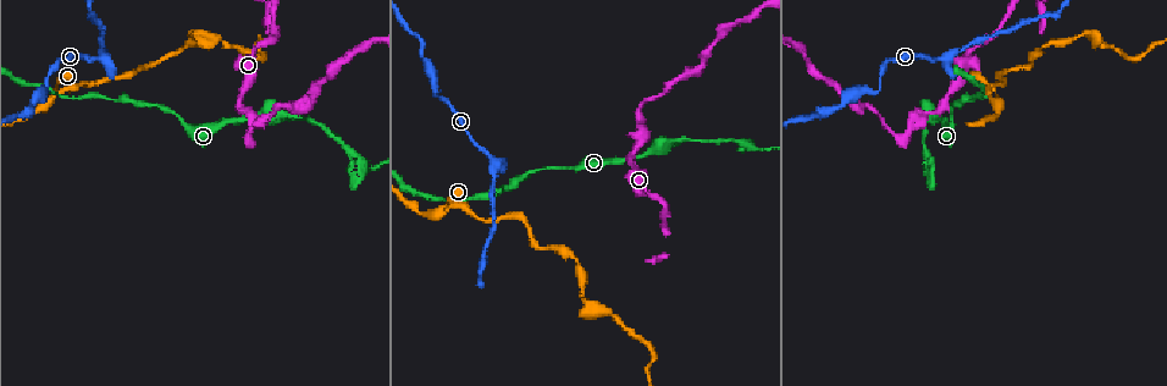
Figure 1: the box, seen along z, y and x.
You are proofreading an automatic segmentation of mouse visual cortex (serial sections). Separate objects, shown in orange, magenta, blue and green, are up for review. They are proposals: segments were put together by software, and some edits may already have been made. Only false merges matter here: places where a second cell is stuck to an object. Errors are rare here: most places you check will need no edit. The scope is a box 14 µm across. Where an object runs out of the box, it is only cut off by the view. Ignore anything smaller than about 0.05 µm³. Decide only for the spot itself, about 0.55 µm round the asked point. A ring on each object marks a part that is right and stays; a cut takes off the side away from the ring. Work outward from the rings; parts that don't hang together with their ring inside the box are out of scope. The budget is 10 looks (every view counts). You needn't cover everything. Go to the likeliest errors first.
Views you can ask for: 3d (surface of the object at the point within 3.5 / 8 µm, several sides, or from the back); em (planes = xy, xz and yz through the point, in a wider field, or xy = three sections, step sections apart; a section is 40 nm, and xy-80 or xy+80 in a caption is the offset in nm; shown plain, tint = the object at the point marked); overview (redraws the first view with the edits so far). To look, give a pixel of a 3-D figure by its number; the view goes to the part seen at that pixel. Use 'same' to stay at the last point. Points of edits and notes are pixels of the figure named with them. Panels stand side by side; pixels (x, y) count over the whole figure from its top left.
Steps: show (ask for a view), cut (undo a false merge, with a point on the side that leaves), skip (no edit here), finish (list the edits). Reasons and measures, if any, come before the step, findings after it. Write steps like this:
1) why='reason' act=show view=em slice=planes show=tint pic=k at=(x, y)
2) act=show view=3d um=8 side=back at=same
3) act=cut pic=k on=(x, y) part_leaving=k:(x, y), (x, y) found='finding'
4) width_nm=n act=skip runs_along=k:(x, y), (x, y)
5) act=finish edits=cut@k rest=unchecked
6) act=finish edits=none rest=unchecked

why='two arms in line, one across' act=show view=3d um=3.5 pic=1 at=(440, 214)

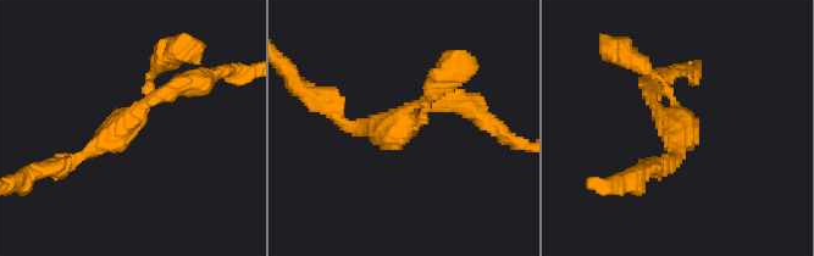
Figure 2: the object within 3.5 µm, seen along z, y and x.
arms=3 arm_widths_nm=200,200,250 why='shape alone is not enough' act=show view=em slice=xy step=3 show=tint pic=2 at=(674, 116)

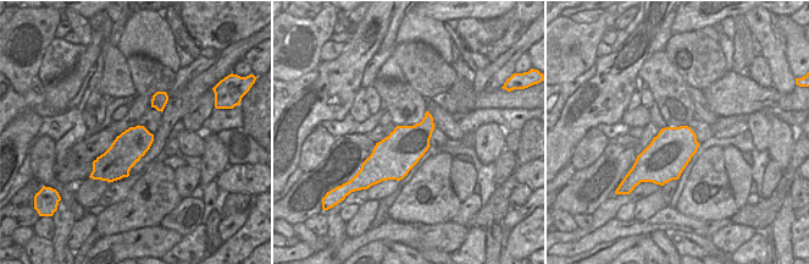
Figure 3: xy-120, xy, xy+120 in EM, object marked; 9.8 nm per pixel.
why='cut it another way' act=show view=em slice=xy step=2 show=tint at=same

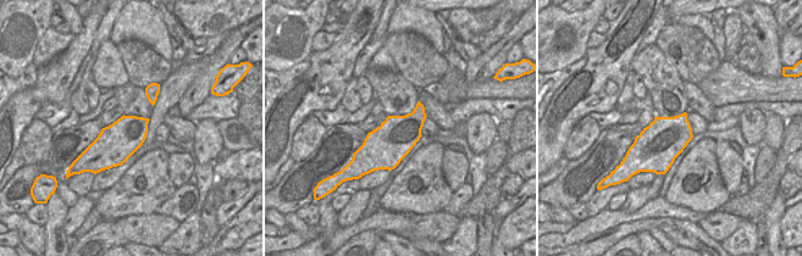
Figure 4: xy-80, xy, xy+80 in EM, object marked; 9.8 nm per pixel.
act=skip runs_along=2:(162, 60), (132, 116), (197, 83) found='continuous, no second cell'

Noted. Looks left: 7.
why='abrupt turn' act=show view=3d um=3.5 pic=1 at=(903, 138)

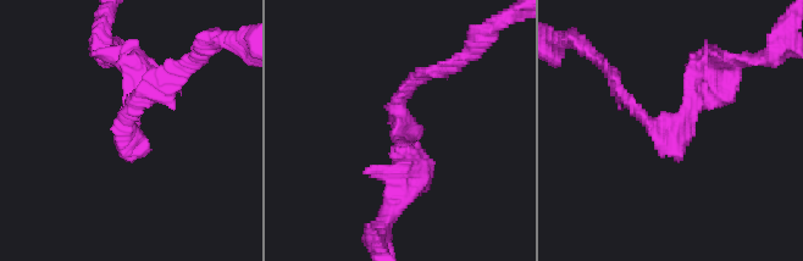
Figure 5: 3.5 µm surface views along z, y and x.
arm_widths_nm=150,250 why='shape alone is not enough' act=show view=em slice=xy step=3 show=tint pic=5 at=(675, 132)

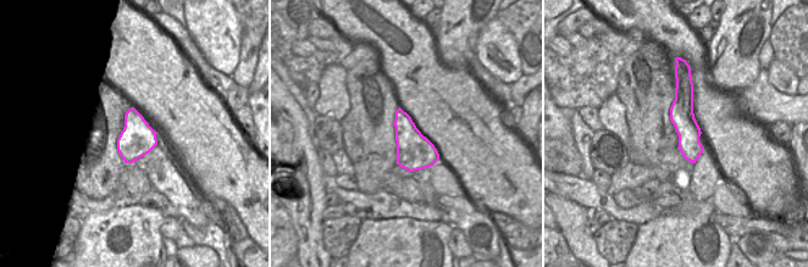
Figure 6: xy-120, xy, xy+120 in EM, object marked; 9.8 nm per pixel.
act=skip found='one cell here'

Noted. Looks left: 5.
why='three-way junction' act=show view=3d um=8 pic=1 at=(357, 162)

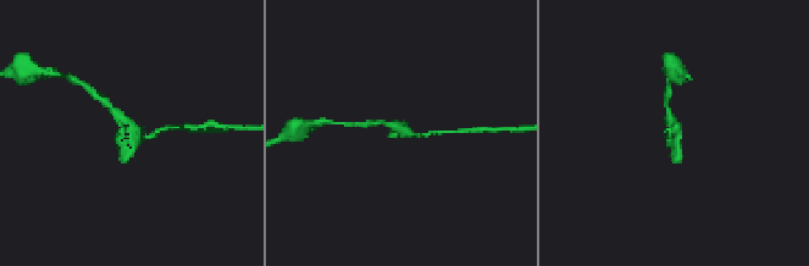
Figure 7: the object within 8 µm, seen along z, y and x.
why='need the tissue' act=show view=em slice=xy step=5 show=tint pic=7 at=(678, 129)

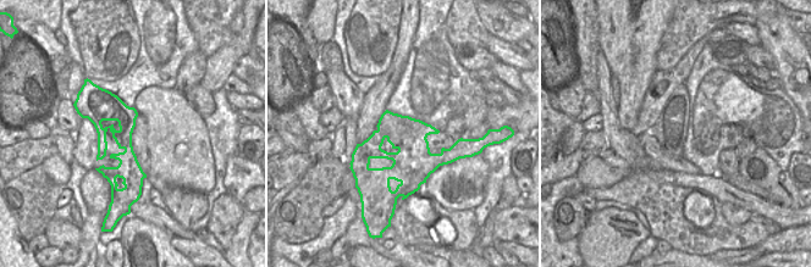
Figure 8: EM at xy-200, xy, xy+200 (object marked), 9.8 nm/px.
act=skip runs_along=7:(106, 103), (131, 125), (125, 158) found='one cell here'

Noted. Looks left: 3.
act=show view=3d um=3.5 pic=1 at=(436, 96)

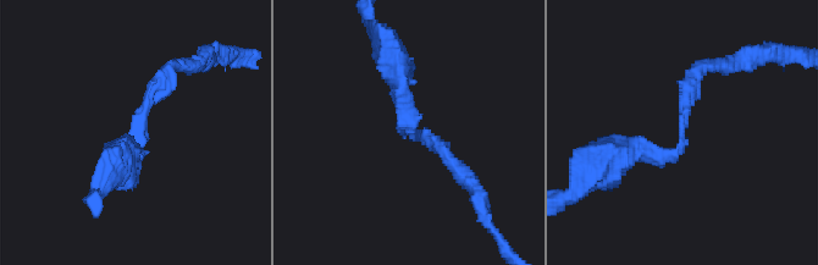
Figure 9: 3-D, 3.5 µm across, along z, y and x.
act=show view=em slice=xy step=2 show=plain pic=9 at=(409, 127)

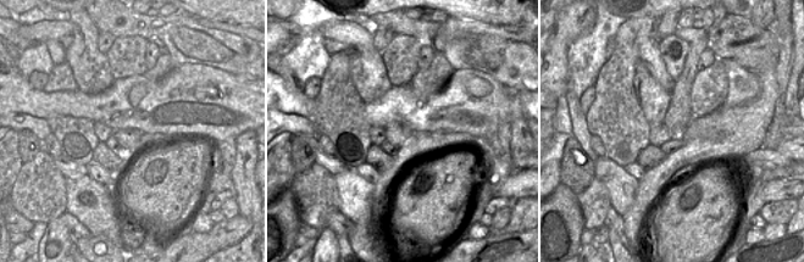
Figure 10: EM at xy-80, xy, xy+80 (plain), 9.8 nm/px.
why='with the object marked' act=show view=em slice=xy step=2 show=tint at=same

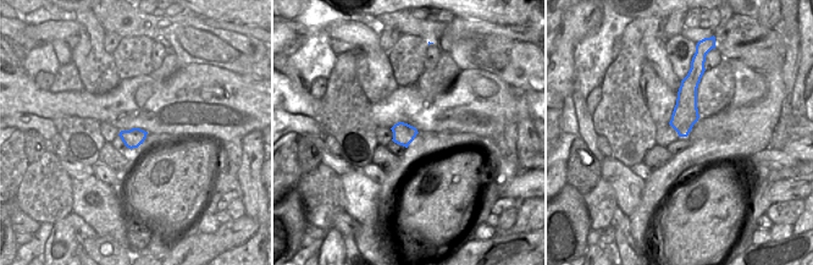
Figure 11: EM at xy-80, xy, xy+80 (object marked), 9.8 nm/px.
act=skip runs_along=9:(692, 83), (674, 154), (604, 158) found='all the same cell'

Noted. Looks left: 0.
act=finish edits=none rest=unchecked

